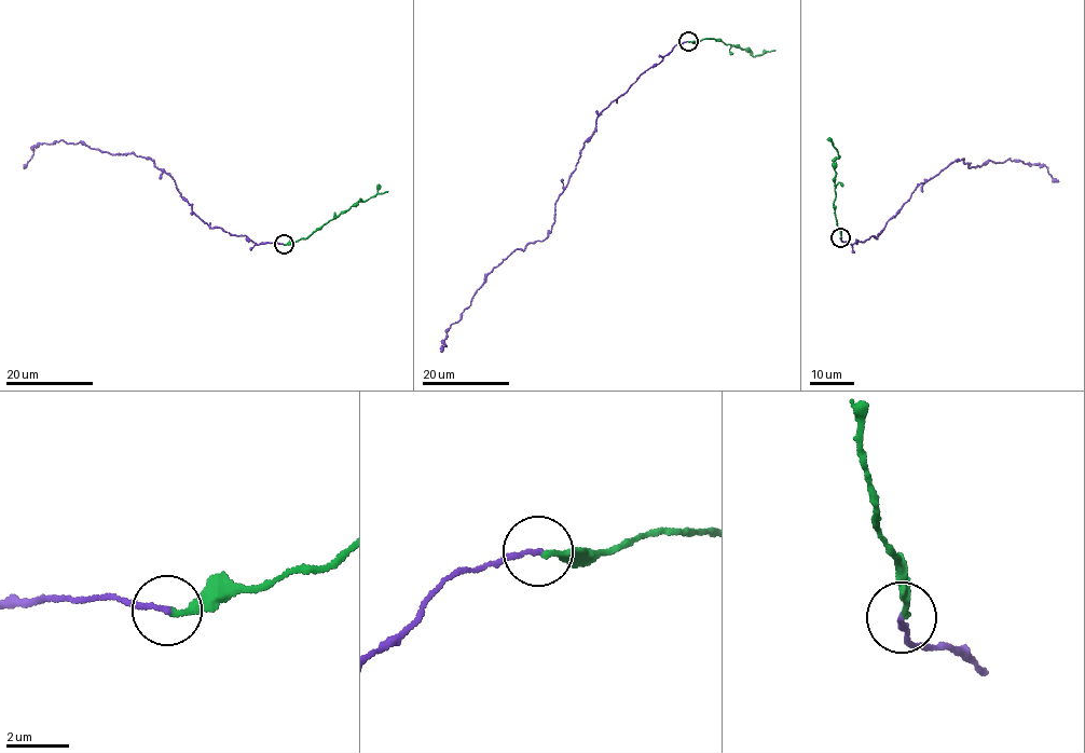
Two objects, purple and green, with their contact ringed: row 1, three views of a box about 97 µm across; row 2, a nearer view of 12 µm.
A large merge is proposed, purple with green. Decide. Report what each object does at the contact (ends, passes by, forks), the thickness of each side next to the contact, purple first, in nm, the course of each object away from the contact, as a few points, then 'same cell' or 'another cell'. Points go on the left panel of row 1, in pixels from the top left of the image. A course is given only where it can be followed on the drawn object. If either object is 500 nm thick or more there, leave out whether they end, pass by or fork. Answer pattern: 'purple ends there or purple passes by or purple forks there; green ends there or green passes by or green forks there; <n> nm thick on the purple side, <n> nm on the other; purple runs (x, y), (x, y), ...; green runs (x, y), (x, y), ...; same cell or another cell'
purple ends there; green ends there; 160 nm thick on the purple side, 240 nm on the other; purple runs (284, 244), (258, 244), (209, 227), (180, 195), (173, 176), (149, 159), (62, 140), (33, 146), (24, 168); green runs (284, 244), (305, 238), (360, 201), (388, 191); another cell

